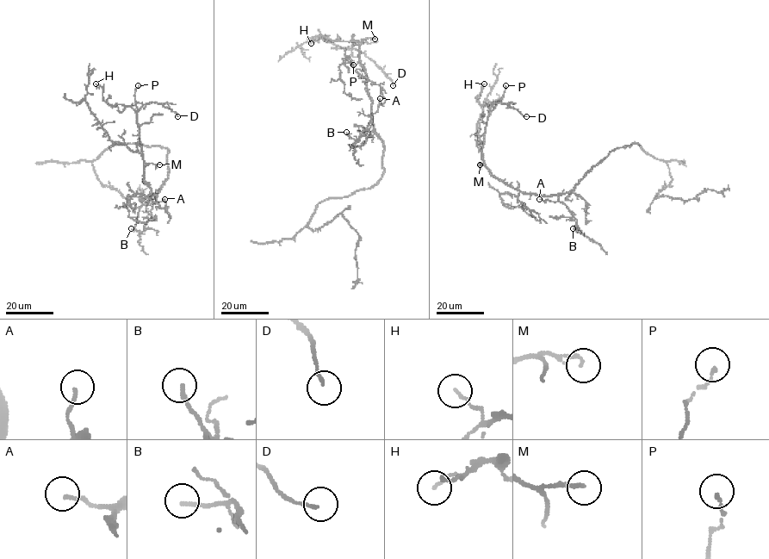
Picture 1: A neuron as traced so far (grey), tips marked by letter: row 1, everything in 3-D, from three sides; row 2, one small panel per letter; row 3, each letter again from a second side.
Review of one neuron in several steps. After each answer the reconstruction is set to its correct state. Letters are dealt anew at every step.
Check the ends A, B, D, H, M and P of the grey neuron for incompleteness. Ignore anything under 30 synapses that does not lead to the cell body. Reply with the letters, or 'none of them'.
none of them

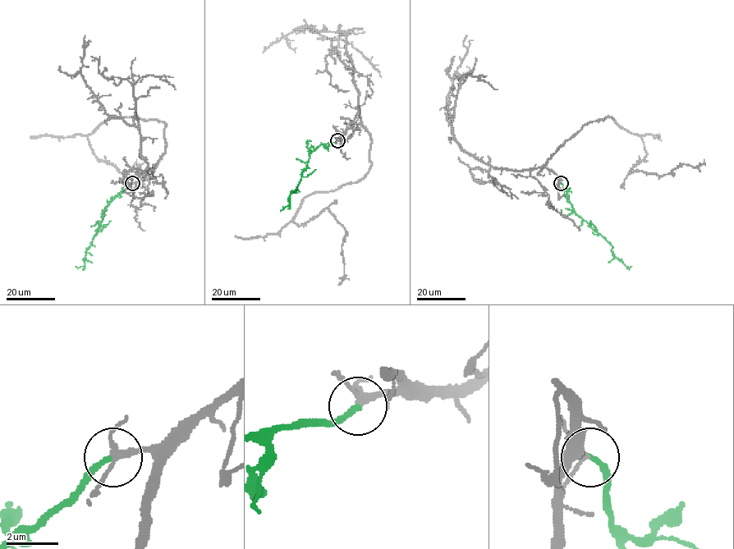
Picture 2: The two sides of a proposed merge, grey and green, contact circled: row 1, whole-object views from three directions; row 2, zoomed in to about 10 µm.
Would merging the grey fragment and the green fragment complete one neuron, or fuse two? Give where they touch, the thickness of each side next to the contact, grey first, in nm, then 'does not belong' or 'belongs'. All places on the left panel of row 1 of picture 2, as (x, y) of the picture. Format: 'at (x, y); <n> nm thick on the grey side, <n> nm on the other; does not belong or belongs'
at (132, 183); 200 nm thick on the grey side, 200 nm on the other; belongs

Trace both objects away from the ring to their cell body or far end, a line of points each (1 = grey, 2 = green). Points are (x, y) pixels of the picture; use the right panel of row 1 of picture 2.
1: (561, 183), (546, 163), (584, 125), (605, 118), (644, 143), (646, 157), (629, 173), (668, 174), (704, 159)
2: (561, 183), (564, 196), (571, 203), (573, 211), (608, 242), (617, 258), (628, 267), (631, 266)

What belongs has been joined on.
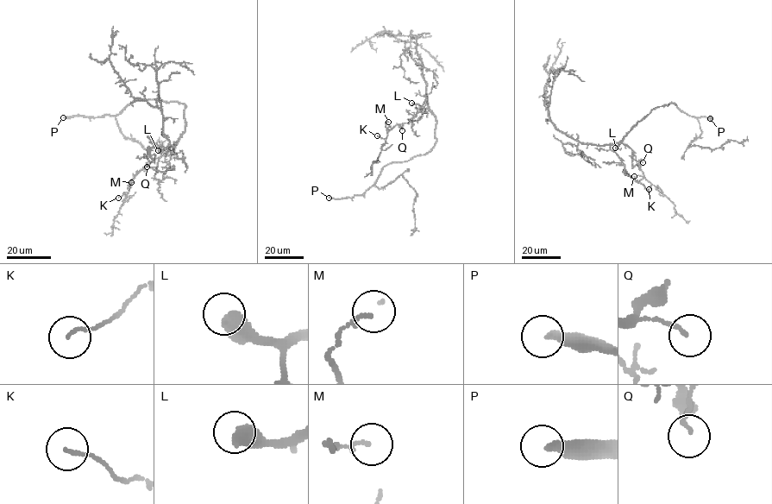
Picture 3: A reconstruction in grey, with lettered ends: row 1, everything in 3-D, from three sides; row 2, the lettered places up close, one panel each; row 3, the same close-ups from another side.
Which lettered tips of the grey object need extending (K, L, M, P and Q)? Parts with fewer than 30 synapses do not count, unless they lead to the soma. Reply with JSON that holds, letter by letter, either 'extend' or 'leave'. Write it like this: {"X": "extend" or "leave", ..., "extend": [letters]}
{"K": "leave", "L": "extend", "M": "leave", "P": "extend", "Q": "leave", "extend": ["L", "P"]}

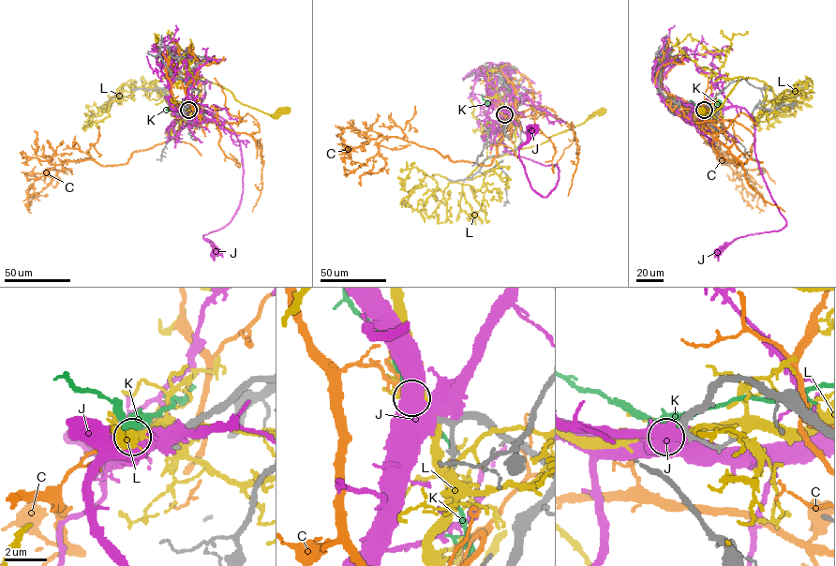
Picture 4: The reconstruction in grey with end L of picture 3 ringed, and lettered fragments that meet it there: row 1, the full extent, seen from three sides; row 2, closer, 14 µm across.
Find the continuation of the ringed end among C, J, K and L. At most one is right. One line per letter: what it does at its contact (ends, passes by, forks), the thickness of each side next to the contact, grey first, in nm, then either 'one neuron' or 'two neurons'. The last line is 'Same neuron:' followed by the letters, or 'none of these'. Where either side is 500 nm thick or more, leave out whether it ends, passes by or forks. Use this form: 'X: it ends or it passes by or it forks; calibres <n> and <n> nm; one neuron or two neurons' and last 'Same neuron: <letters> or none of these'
C: calibres 650 and 180 nm; two neurons
J: calibres 360 and 650 nm; two neurons
K: calibres 700 and 550 nm; two neurons
L: calibres 700 and 400 nm; two neurons
Same neuron: none of these

